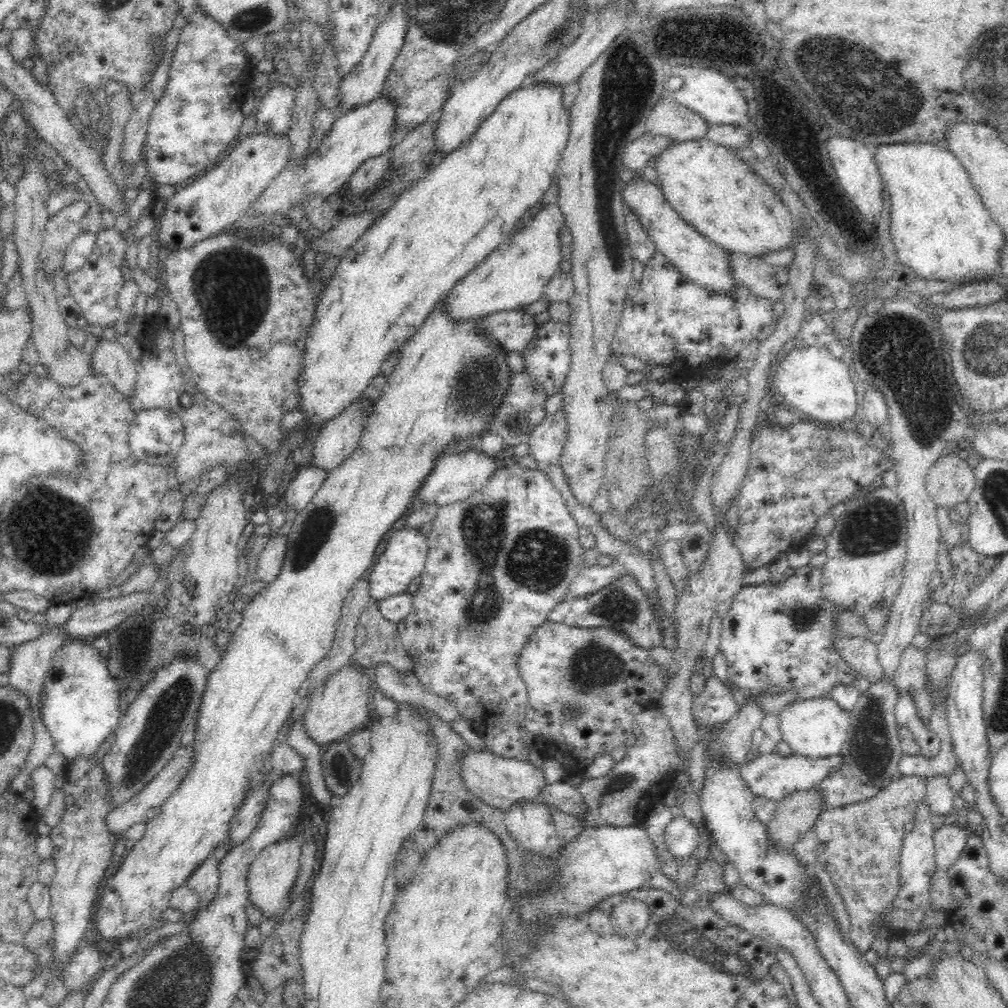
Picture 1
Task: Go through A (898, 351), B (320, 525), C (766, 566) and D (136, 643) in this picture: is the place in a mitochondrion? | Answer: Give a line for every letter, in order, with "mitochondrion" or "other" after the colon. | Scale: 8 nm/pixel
A: mitochondrion
B: mitochondrion
C: other
D: mitochondrion

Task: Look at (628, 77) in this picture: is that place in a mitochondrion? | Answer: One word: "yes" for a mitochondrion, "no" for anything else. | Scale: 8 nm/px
yes

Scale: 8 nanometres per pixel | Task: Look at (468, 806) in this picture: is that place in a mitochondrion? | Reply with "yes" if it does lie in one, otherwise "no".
no

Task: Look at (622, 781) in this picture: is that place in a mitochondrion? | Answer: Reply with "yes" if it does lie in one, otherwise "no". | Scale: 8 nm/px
yes

